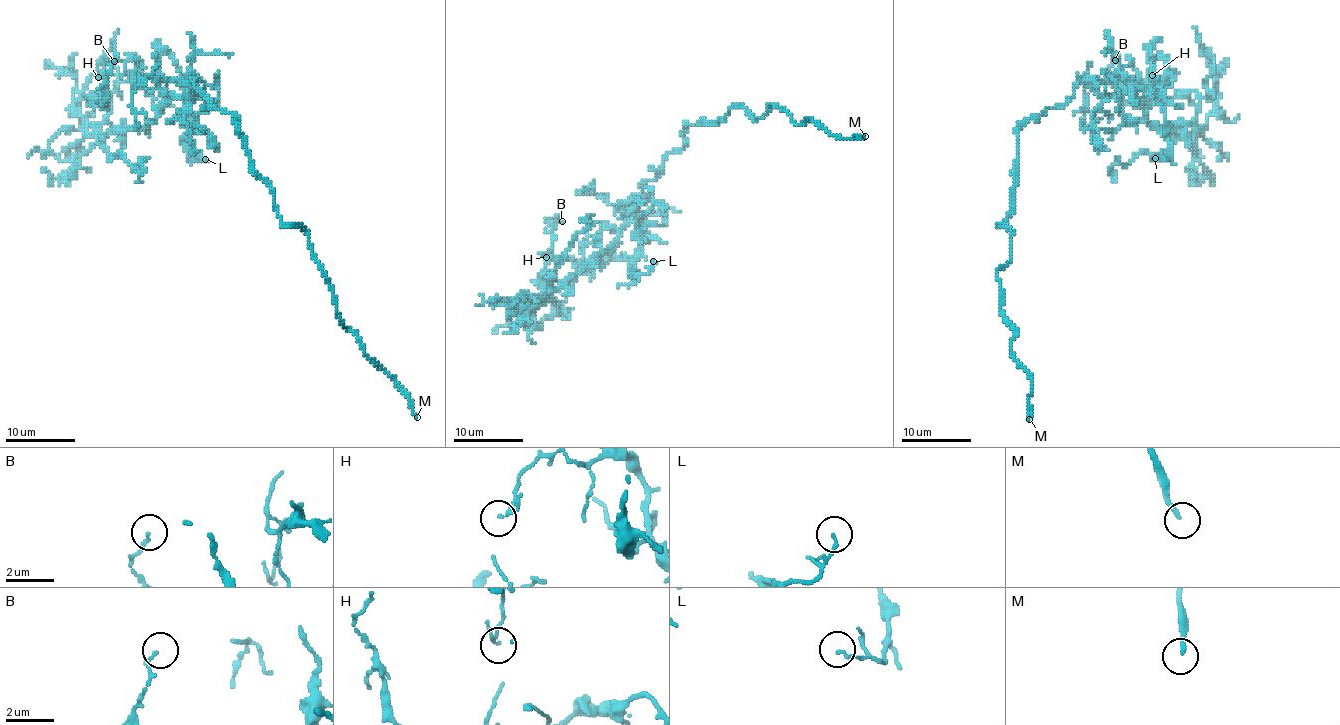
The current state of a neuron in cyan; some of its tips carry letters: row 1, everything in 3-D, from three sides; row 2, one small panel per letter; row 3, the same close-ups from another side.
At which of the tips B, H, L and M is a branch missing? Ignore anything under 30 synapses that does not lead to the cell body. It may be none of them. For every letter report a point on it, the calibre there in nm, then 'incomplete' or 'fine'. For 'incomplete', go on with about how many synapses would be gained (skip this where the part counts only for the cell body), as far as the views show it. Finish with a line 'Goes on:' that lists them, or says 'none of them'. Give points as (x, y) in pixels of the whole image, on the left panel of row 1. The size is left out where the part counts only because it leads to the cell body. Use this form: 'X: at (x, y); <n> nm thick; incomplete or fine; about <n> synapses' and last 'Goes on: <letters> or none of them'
B: at (114, 61); 130 nm thick; fine
H: at (98, 77); 110 nm thick; fine
L: at (205, 159); 120 nm thick; fine
M: at (417, 417); 170 nm thick; incomplete
Goes on: M

